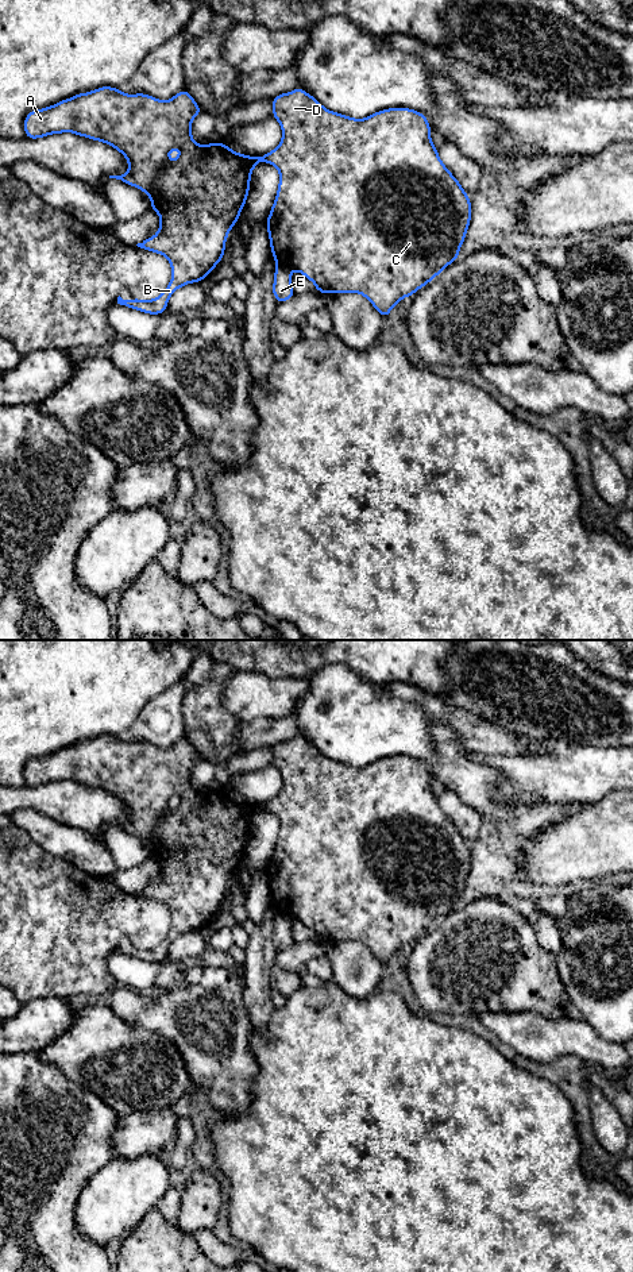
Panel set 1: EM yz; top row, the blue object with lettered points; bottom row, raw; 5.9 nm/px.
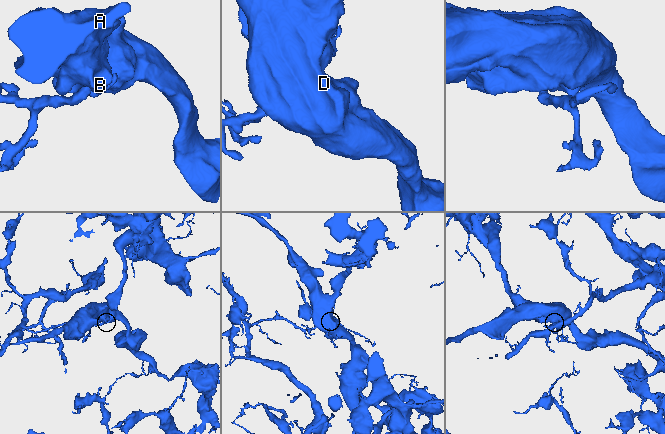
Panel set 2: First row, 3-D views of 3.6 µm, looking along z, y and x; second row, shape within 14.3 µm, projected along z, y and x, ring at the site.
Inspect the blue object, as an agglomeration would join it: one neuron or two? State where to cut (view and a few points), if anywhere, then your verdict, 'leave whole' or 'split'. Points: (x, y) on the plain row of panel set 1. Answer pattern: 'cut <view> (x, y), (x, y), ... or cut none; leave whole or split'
cut yz (277, 912), (292, 917); split

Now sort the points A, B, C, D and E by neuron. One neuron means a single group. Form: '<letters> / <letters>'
A B C D / E

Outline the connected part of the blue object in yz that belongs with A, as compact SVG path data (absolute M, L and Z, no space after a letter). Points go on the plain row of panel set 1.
M101 735L27 762L23 775L30 787L73 780L120 799L130 817L109 826L143 839L151 848L151 857L159 863L158 880L136 894L165 903L171 913L171 929L154 948L123 948L119 944L117 952L161 963L174 938L201 930L211 922L223 907L227 884L248 845L251 821L260 809L279 820L278 840L266 868L274 909L300 920L323 943L363 943L386 967L402 947L413 944L459 906L471 870L470 844L441 810L424 762L410 756L387 756L364 767L352 767L327 758L301 736L273 745L273 753L271 764L282 776L282 789L262 805L239 802L225 791L197 793L192 786L192 768L202 759L186 737L162 749L144 741L126 743L119 736Z

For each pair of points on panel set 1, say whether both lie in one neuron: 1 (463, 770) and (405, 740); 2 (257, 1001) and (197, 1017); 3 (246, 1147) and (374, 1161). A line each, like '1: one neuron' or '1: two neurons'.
1: two neurons
2: two neurons
3: one neuron

